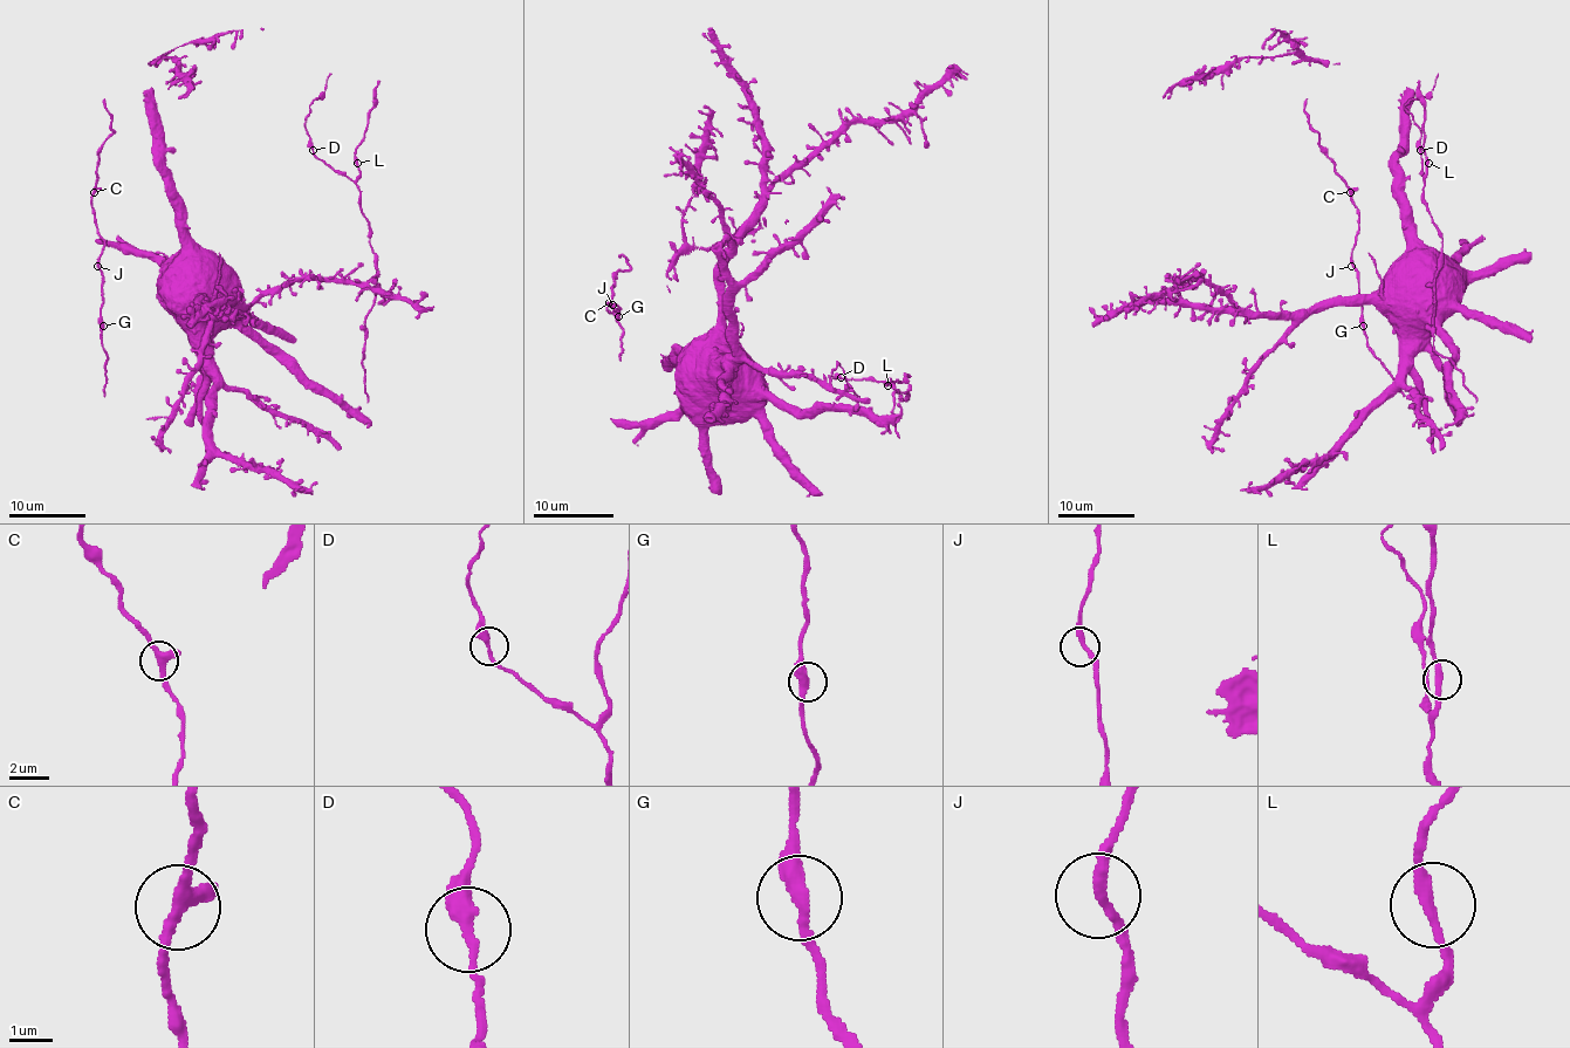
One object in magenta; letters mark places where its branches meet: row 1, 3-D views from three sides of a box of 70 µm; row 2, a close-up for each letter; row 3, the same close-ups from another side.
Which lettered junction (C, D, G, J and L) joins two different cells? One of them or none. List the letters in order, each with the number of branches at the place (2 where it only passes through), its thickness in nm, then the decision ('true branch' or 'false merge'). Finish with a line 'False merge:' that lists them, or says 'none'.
C: 3 branches meet; 280 nm thick; true branch
D: 2 branches meet; 320 nm thick; true branch
G: 2 branches meet; 360 nm thick; true branch
J: 2 branches meet; 240 nm thick; true branch
L: 2 branches meet; 280 nm thick; true branch
False merge: none

